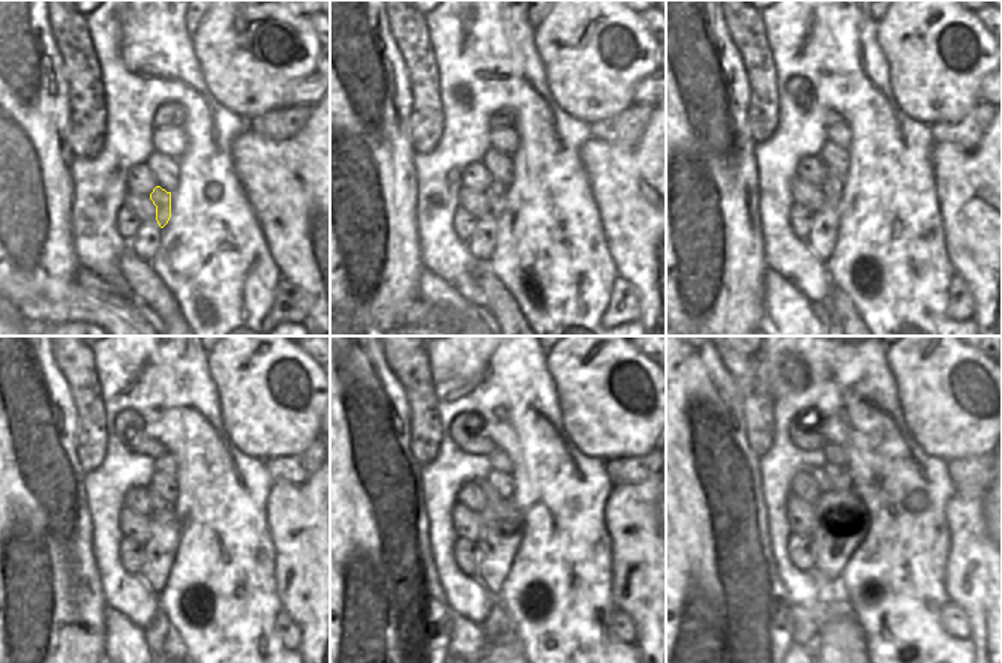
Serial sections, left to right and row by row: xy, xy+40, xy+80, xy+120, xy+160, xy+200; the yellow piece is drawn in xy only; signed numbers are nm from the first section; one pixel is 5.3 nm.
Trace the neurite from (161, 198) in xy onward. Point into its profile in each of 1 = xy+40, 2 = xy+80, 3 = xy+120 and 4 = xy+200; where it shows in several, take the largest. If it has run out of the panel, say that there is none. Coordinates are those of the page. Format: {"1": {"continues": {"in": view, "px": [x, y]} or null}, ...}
{"1": {"continues": {"in": "xy+40", "px": [497, 194]}}, "2": {"continues": {"in": "xy+80", "px": [831, 186]}}, "3": {"continues": {"in": "xy+120", "px": [159, 510]}}, "4": {"continues": {"in": "xy+200", "px": [818, 474]}}}

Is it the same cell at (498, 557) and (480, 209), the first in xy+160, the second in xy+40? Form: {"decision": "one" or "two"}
{"decision": "two"}

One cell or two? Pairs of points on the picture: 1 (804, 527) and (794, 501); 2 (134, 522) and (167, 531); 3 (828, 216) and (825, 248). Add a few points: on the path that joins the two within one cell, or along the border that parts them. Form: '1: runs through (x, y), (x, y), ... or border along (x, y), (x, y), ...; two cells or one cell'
1: runs through (803, 521), (795, 507); one cell
2: border along (150, 521), (150, 534), (144, 543); two cells
3: runs through (821, 224), (822, 240); one cell

